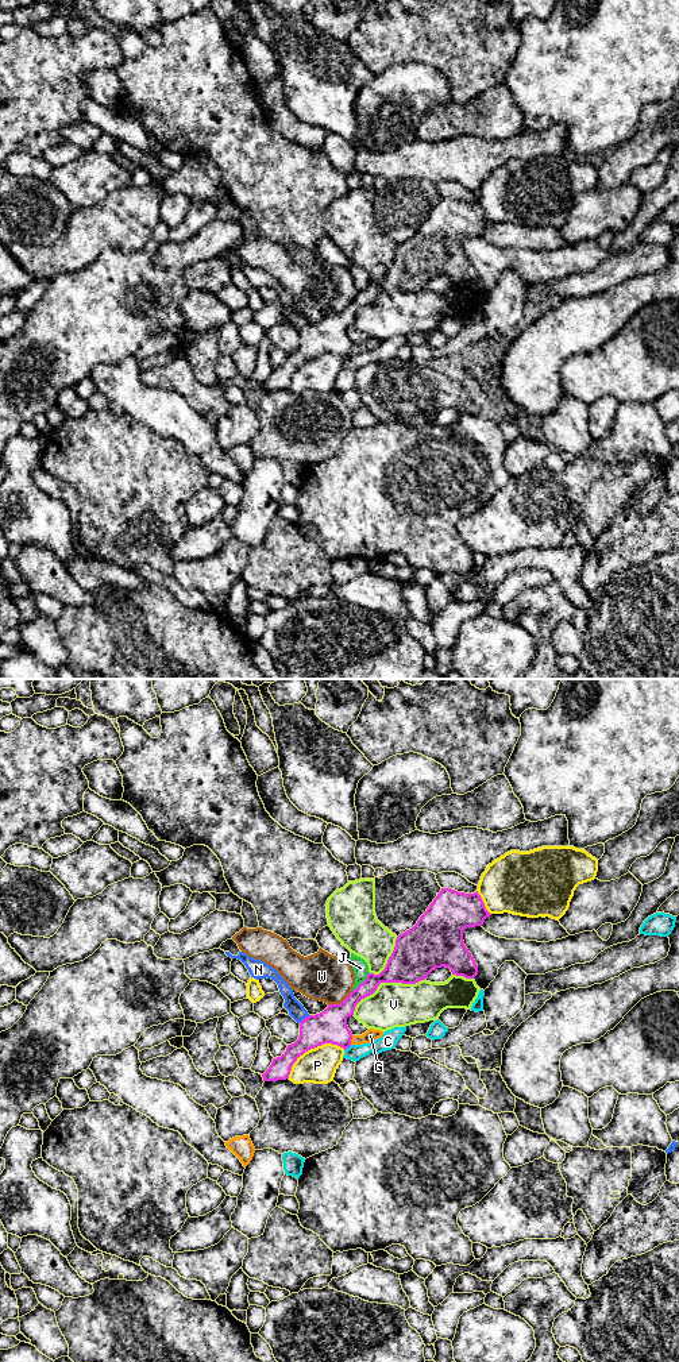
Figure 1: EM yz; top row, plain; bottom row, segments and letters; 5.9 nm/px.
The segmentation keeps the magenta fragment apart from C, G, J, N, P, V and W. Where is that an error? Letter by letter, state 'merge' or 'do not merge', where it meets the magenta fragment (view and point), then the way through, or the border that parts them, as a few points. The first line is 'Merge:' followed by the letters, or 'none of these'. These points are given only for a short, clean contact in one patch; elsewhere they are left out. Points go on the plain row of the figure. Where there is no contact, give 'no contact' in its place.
Merge: none of these
C: do not merge; contact yz (347, 357)
G: do not merge; contact yz (351, 347)
J: do not merge; contact yz (363, 290)
N: do not merge; contact yz (305, 327)
P: do not merge; contact yz (311, 357)
V: do not merge; contact yz (385, 290)
W: do not merge; contact yz (342, 311); border yz (352, 300), (339, 312), (328, 315)

